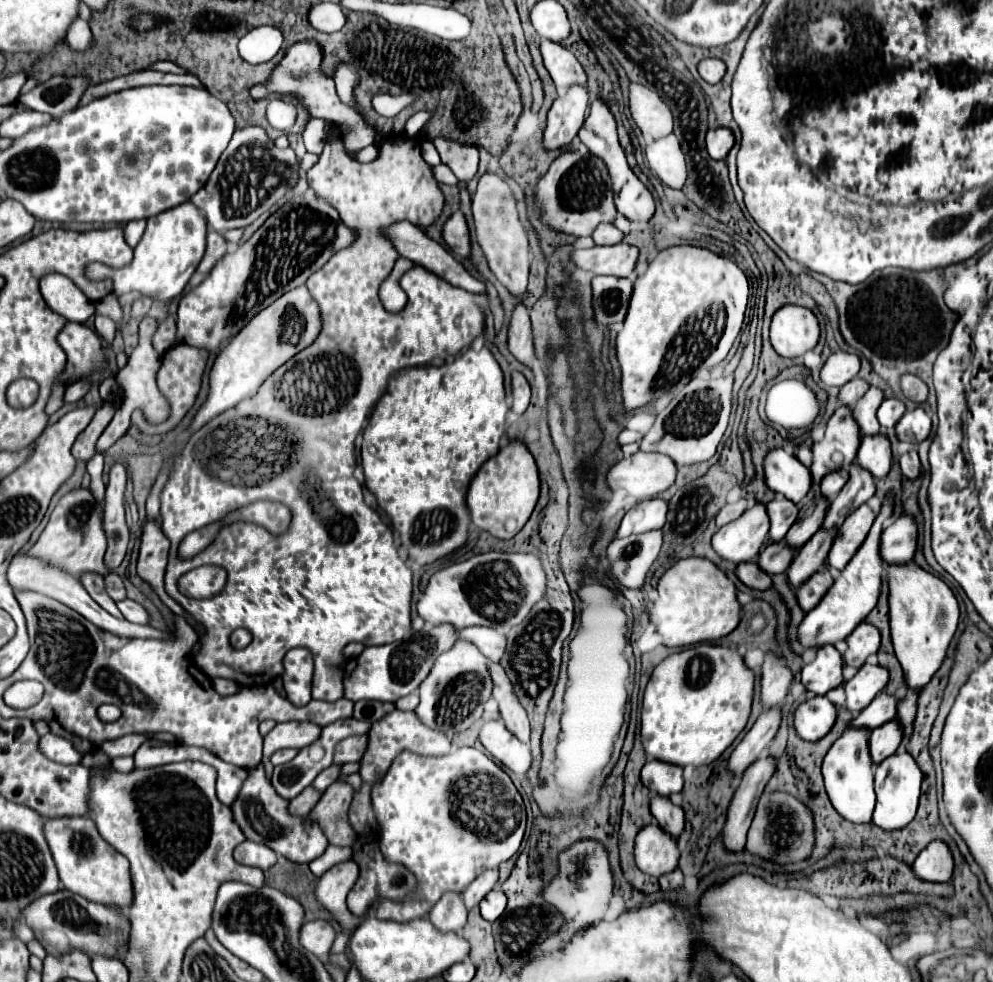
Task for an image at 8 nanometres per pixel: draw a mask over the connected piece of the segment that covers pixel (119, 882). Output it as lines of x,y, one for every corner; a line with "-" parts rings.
91,817
47,819
45,835
59,871
59,879
69,891
79,893
81,897
91,899
95,903
115,903
123,909
131,907
133,883
129,861
99,835

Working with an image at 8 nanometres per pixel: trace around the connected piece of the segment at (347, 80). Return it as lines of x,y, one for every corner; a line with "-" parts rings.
339,63
339,65
335,65
335,69
333,69
333,81
335,81
335,85
337,85
339,97
343,97
343,101
349,103
349,107
355,107
353,87
355,87
355,83
359,81
357,71
355,71
351,65
347,65
347,63

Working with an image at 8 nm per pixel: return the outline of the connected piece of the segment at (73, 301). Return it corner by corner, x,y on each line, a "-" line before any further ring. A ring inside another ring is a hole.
59,273
45,275
41,279
41,293
47,301
47,305
63,315
67,321
85,323
95,313
95,303
89,301
81,289
75,287
75,283

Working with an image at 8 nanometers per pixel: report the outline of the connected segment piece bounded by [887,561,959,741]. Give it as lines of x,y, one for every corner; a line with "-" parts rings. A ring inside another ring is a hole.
913,561
903,565
899,563
887,565
887,579
889,579
889,619
891,619
893,647
909,685
909,689
901,695
897,715
897,719
903,723
903,733
907,741
911,735
911,721
915,719
917,711
917,689
929,683
929,679
941,667
947,647
957,631
959,605
953,591
943,579
925,571

